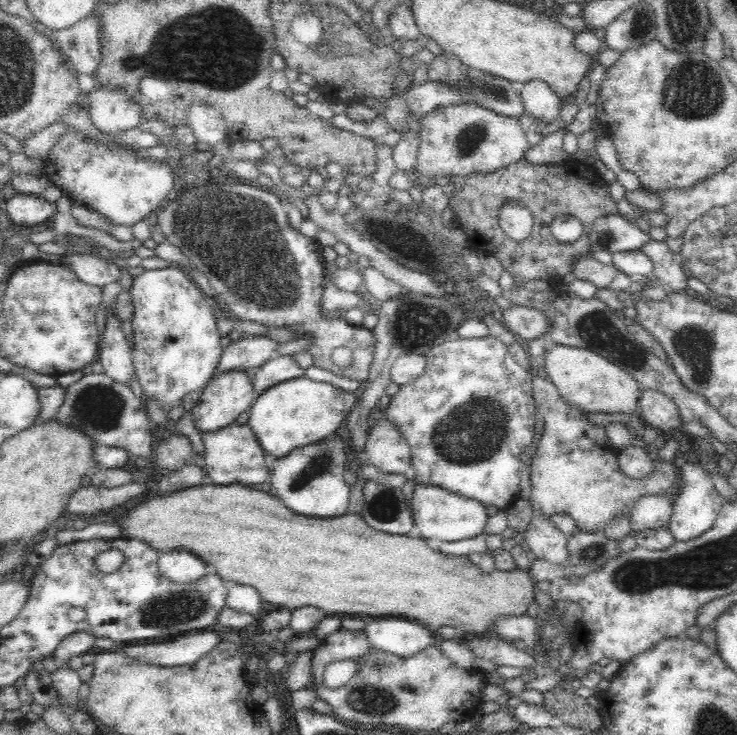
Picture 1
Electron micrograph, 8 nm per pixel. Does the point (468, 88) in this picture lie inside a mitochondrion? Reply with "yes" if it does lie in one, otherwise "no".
yes

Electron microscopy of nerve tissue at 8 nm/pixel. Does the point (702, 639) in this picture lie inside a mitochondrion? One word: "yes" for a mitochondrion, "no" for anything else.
no

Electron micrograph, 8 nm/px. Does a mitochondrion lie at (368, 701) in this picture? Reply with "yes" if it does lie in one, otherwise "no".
yes

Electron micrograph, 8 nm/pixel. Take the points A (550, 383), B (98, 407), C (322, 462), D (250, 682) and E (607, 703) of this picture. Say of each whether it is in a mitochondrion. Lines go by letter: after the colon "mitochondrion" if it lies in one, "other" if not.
A: other
B: mitochondrion
C: mitochondrion
D: other
E: other

